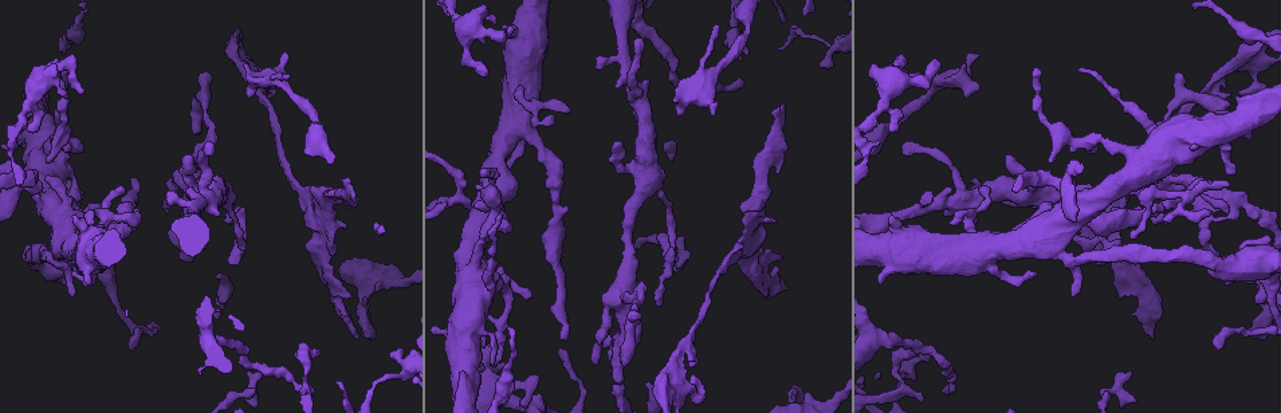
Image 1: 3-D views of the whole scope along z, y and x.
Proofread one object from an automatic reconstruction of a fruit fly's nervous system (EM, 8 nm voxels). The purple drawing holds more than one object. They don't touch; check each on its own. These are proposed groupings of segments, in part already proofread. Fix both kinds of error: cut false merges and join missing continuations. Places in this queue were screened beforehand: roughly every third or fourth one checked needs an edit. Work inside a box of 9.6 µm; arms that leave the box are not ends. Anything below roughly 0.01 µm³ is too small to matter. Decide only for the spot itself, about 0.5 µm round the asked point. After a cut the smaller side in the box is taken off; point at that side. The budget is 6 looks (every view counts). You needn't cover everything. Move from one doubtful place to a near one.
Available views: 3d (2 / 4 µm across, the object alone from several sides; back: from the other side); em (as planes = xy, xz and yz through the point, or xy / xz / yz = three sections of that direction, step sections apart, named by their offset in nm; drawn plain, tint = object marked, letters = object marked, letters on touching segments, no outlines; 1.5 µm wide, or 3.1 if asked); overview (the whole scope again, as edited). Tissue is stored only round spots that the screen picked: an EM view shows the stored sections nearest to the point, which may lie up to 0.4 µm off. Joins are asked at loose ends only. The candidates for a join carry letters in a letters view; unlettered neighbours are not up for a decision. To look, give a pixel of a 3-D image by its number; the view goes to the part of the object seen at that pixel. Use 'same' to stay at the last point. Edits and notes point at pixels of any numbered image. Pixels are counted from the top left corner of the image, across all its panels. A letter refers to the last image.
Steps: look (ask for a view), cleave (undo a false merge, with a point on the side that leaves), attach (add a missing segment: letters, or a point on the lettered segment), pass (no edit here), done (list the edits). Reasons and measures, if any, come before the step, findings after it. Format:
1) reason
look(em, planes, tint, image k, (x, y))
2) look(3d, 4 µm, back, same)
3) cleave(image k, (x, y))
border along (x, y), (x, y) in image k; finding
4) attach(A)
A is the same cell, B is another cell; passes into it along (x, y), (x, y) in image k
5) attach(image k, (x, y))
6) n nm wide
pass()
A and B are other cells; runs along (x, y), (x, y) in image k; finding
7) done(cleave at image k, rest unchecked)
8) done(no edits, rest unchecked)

narrows sharply
look(em, planes, tint, image 1, (372, 390))

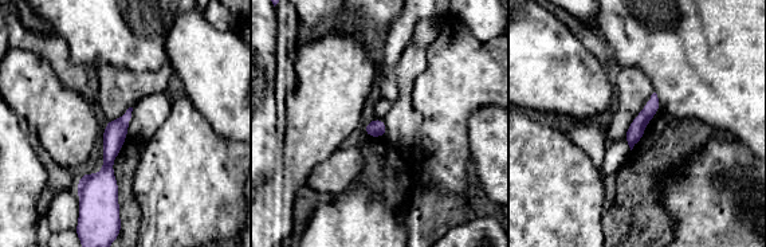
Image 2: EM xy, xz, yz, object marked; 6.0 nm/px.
look(em, planes, letters, same)

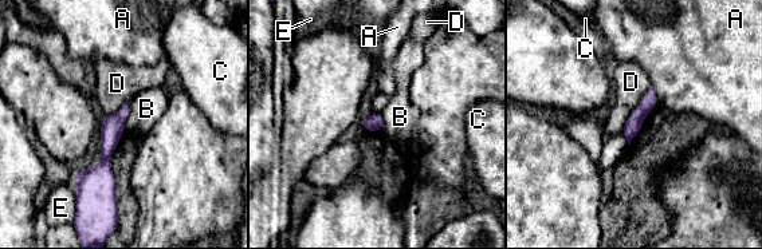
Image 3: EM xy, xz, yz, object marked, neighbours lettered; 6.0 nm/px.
pass()
A, B, C, D and E are other cells; continuous, no second cell

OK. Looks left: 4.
free end
look(em, planes, letters, image 1, (941, 391))

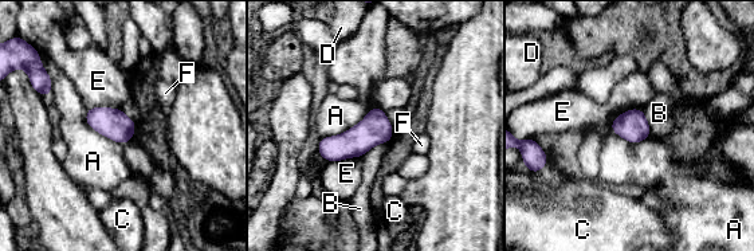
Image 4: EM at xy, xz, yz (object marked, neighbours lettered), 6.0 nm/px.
180 nm wide
pass()
A, B, C, D, E and F are other cells; border along (370, 109), (346, 130), (321, 138) in image 4; none of them fits

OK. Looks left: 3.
an open end
look(em, planes, tint, image 1, (485, 72))

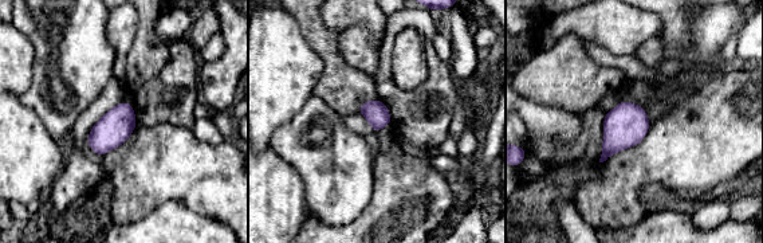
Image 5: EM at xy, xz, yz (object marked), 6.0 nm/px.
look(em, planes, letters, same)

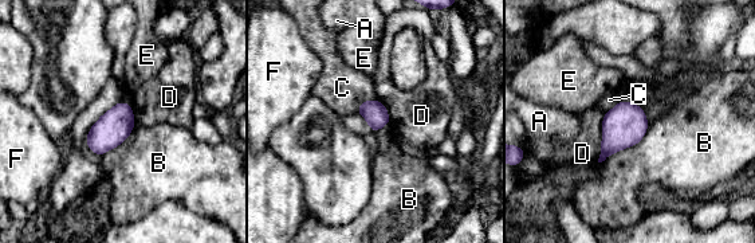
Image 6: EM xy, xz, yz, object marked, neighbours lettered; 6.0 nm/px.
pass()
A, B, C, D, E and F are other cells; border along (649, 124), (636, 144), (598, 163) in image 6; none of them fits

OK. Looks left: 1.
done(no edits, rest unchecked)

